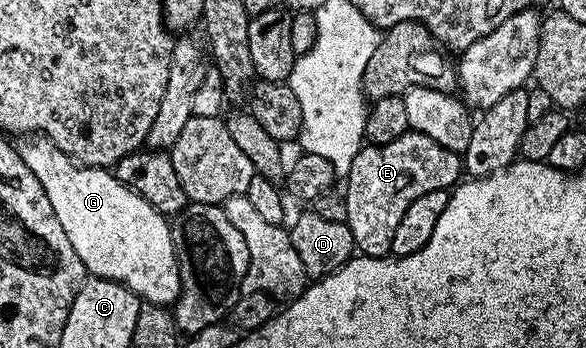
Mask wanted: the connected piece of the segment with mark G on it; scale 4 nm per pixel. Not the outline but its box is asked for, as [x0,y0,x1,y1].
[18,134,180,305]

